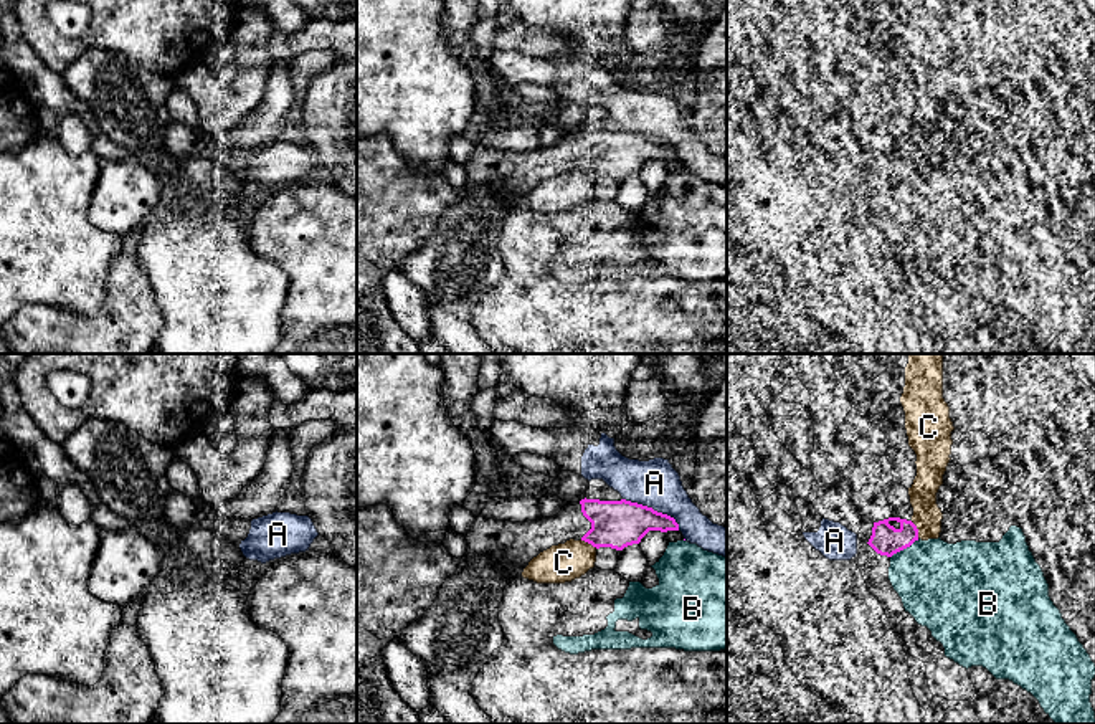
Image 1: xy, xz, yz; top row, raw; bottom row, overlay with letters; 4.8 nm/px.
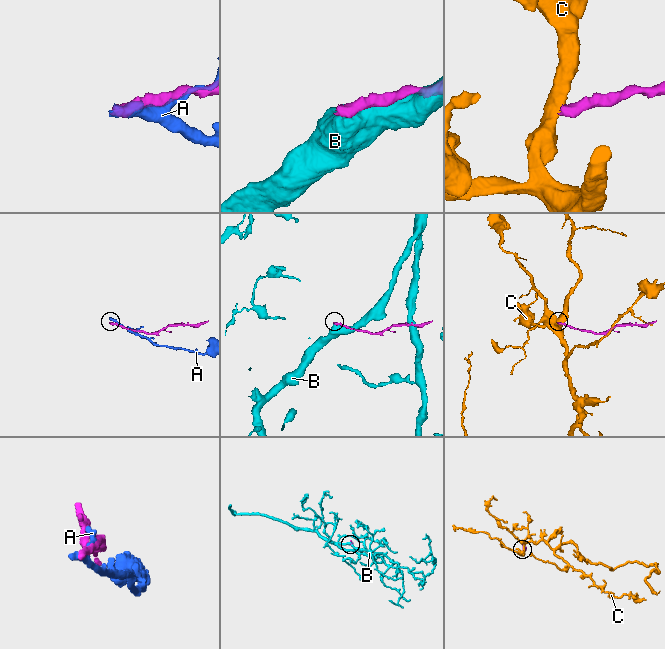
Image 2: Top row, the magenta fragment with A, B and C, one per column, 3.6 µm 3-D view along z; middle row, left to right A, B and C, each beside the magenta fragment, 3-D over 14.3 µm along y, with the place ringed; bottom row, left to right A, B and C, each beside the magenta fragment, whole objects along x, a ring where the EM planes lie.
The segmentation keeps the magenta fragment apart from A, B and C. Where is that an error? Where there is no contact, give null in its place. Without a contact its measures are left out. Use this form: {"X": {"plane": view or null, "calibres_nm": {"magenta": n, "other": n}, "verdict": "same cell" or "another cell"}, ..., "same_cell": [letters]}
{"A": {"plane": "xz", "calibres_nm": {"magenta": 240, "other": 240}, "verdict": "another cell"}, "B": {"plane": "yz", "calibres_nm": {"magenta": 150, "other": 400}, "verdict": "another cell"}, "C": {"plane": "yz", "calibres_nm": {"magenta": 150, "other": 140}, "verdict": "another cell"}, "same_cell": []}

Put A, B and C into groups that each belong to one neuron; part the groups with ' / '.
A / B / C

